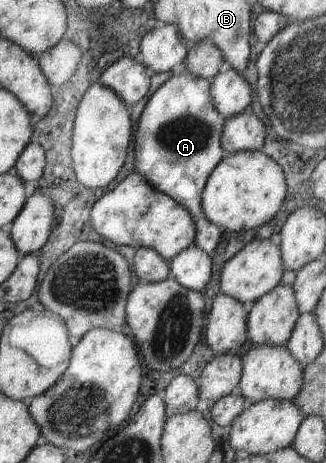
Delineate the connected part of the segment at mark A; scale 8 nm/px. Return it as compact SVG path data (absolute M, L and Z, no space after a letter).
M186 68L178 75L171 75L150 95L137 122L134 133L134 165L147 182L158 191L169 195L176 203L188 210L195 223L195 240L193 241L204 252L214 251L222 227L208 221L201 206L201 193L208 174L214 166L226 156L237 151L260 151L264 141L264 125L254 112L237 113L226 118L214 107L210 92L209 80L193 76Z

